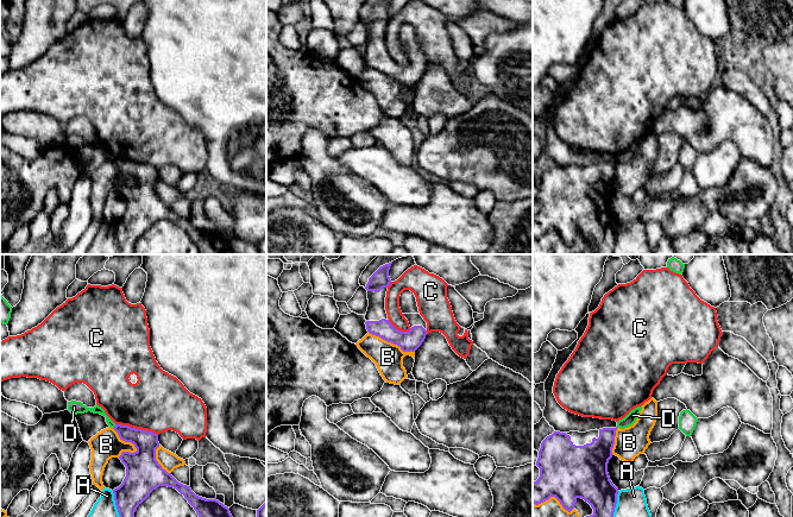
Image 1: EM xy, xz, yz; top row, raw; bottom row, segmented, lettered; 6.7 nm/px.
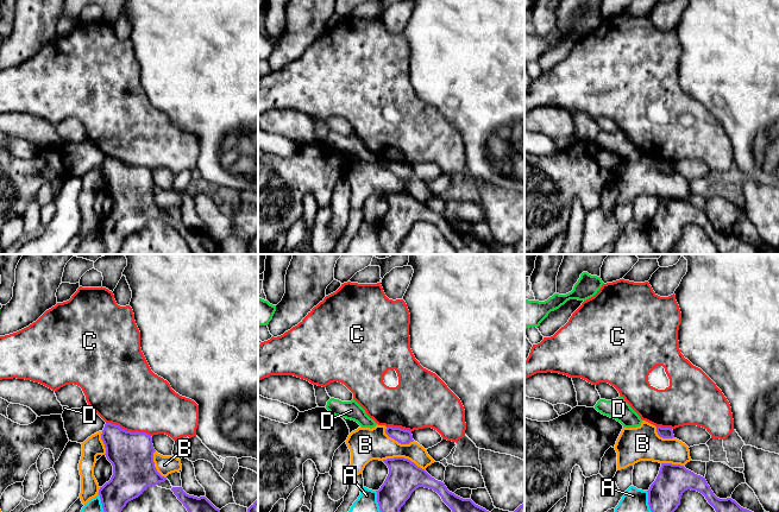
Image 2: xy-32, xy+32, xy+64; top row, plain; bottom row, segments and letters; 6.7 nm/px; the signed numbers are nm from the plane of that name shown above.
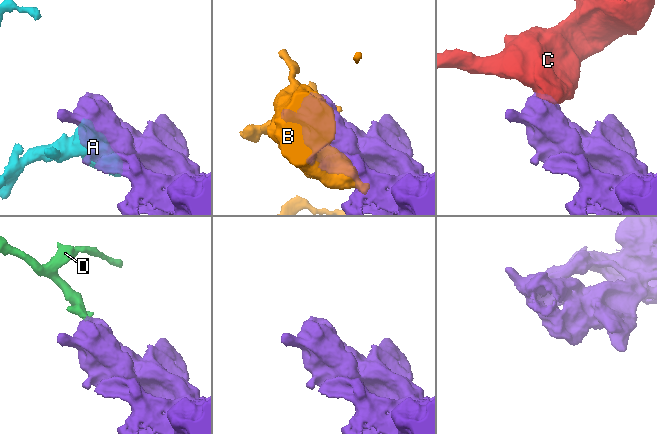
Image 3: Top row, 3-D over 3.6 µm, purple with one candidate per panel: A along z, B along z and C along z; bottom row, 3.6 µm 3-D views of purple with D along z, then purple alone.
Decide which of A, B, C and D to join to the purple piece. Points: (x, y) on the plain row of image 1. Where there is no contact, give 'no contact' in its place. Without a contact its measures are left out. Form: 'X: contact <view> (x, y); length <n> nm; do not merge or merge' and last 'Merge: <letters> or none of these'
A: contact xy (115, 238); length 200 nm; do not merge
B: contact xy (125, 175); length 240 nm; do not merge
C: contact xy (137, 163); length 300 nm; do not merge
D: contact xy (114, 161); length 40 nm; do not merge
Merge: none of these

